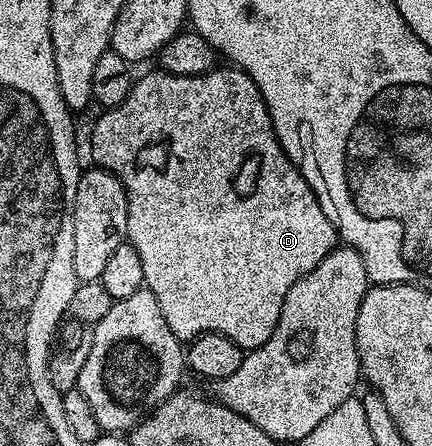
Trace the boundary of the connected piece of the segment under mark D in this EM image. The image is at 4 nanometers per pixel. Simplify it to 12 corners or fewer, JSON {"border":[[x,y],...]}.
{"border":[[251,77],[93,127],[167,329],[243,349],[335,246]]}

